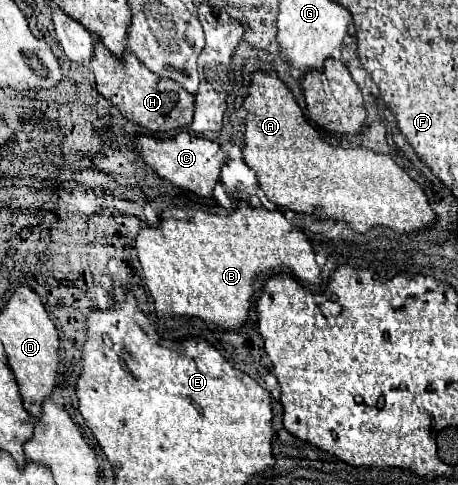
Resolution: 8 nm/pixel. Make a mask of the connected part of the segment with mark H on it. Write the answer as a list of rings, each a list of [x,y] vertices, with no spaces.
[[[96,41],[92,71],[98,93],[110,99],[128,121],[134,121],[150,131],[172,131],[192,123],[194,95],[188,95],[188,91],[184,91],[180,83],[172,83],[172,79],[158,79],[158,75],[152,75],[152,71],[138,63],[136,55],[132,55],[128,49],[122,53],[122,57],[116,57],[108,51],[108,47]]]

